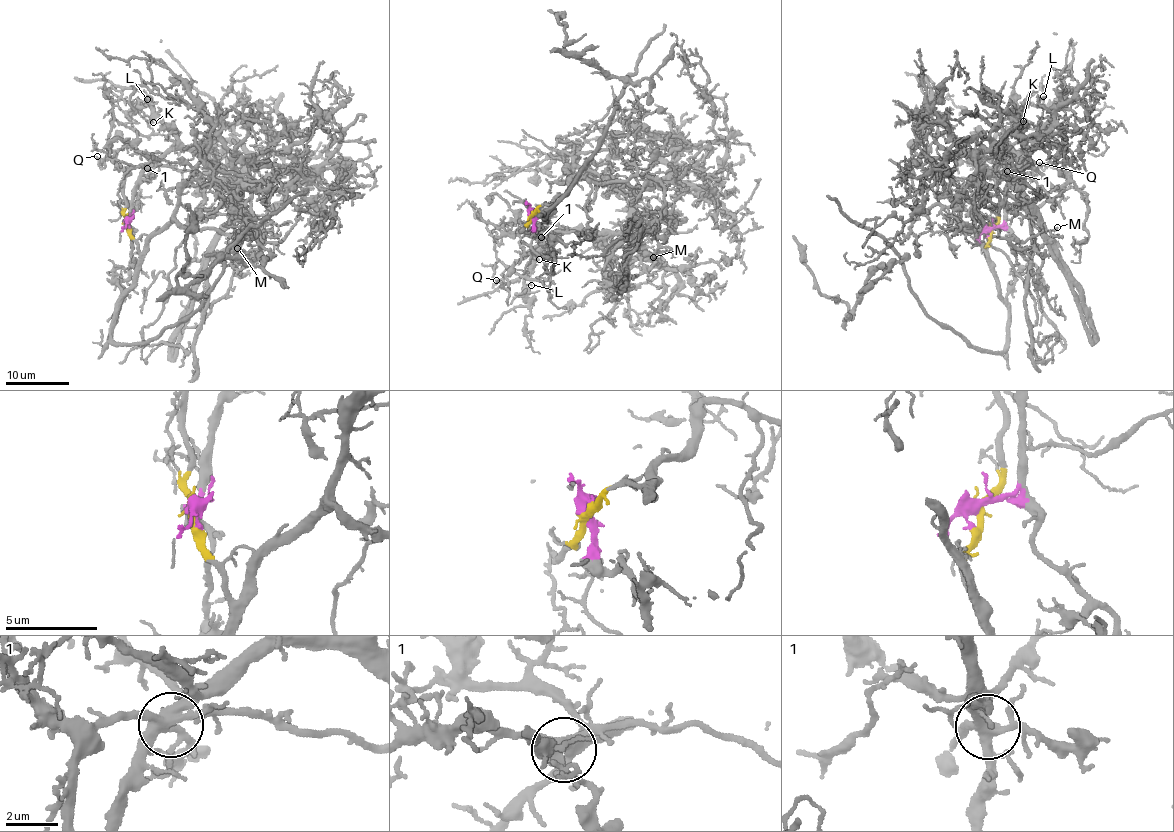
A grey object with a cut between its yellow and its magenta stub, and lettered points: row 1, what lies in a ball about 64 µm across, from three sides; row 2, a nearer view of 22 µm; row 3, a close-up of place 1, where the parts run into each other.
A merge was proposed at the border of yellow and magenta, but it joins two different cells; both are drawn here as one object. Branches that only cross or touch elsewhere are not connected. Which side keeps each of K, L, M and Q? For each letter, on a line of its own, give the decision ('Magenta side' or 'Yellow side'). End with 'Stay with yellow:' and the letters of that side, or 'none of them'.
K: Magenta side
L: Magenta side
M: Yellow side
Q: Magenta side
Stay with yellow: M

